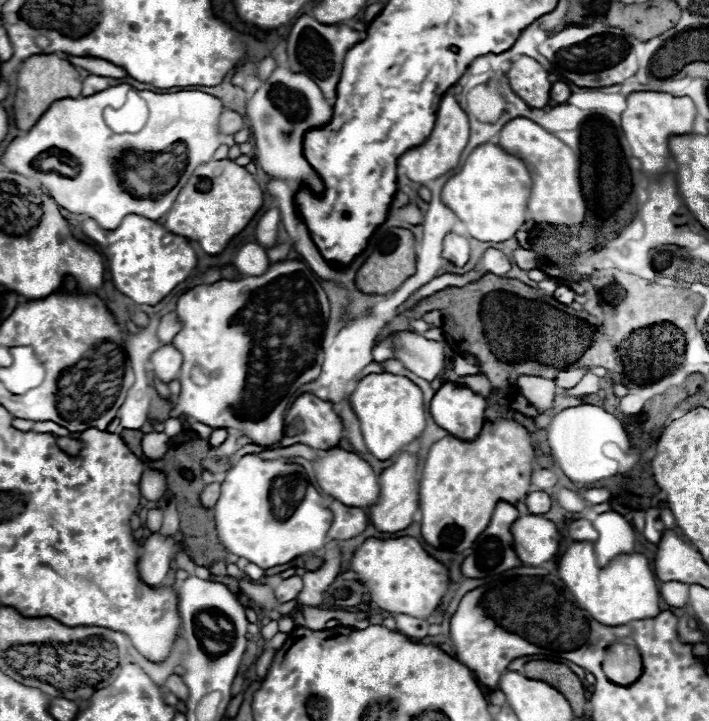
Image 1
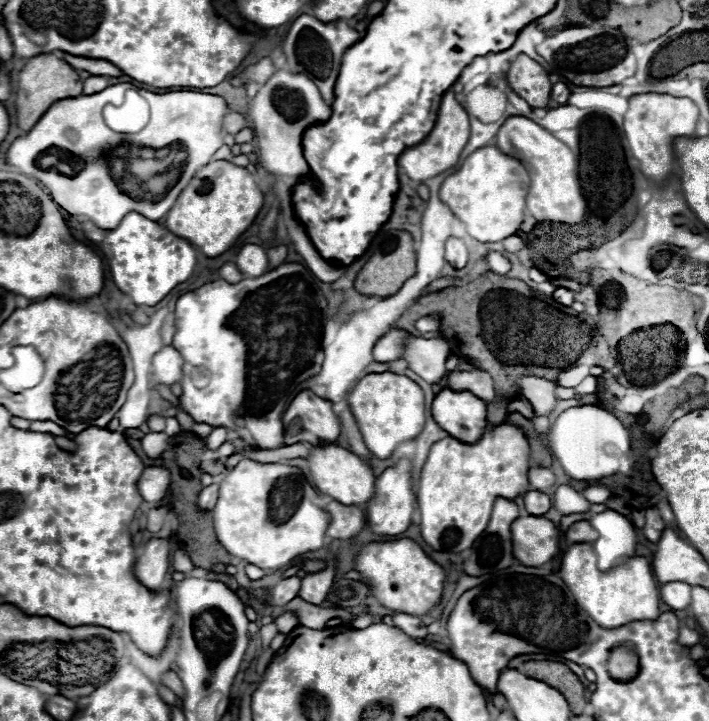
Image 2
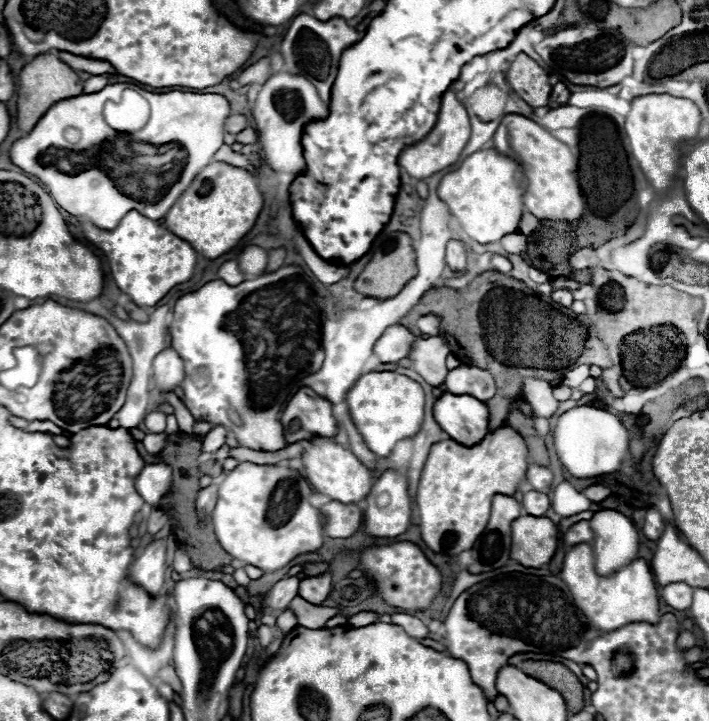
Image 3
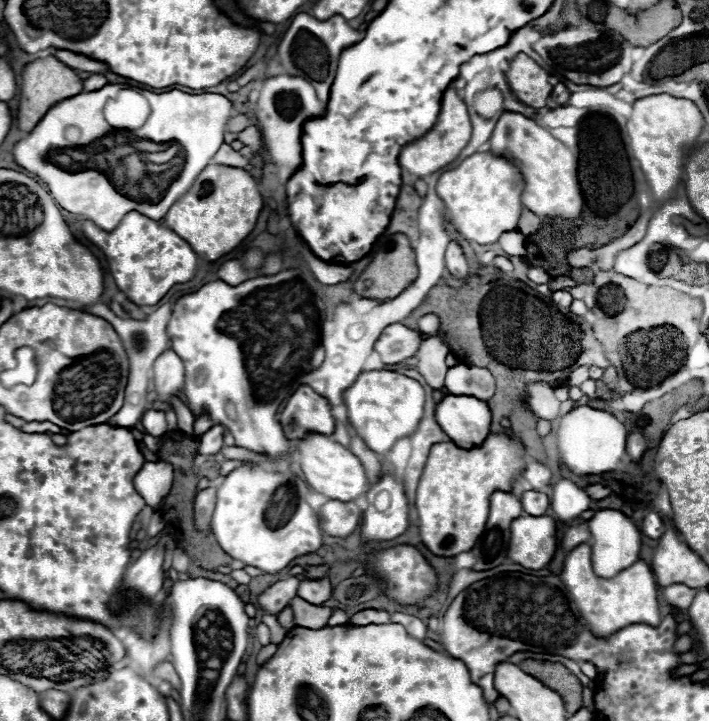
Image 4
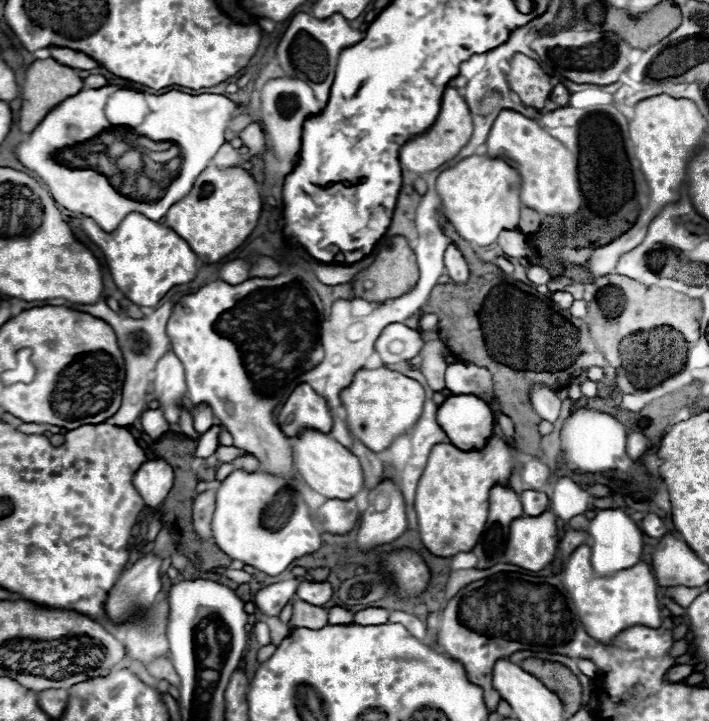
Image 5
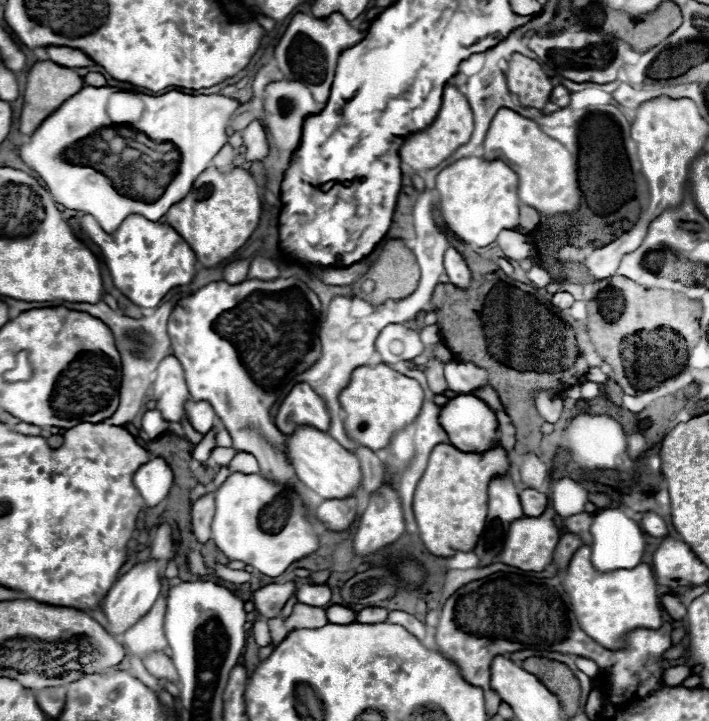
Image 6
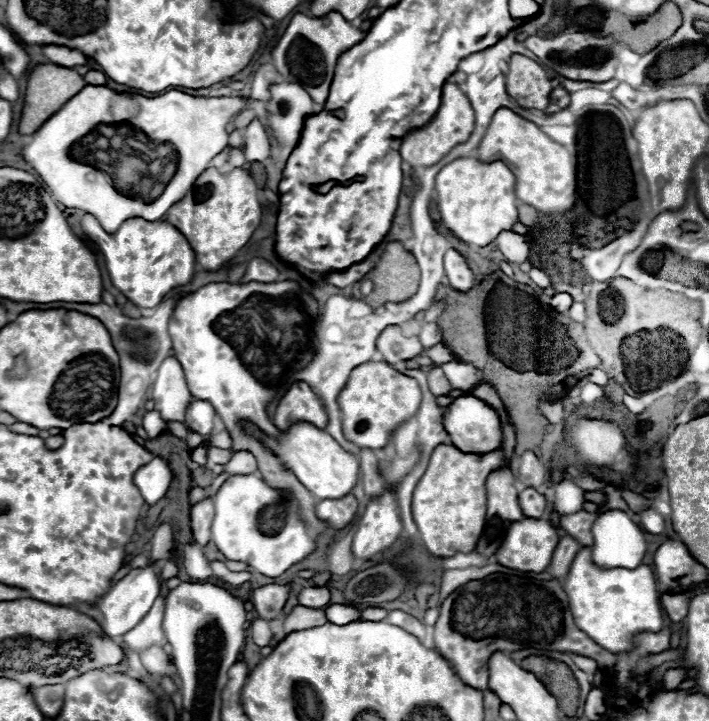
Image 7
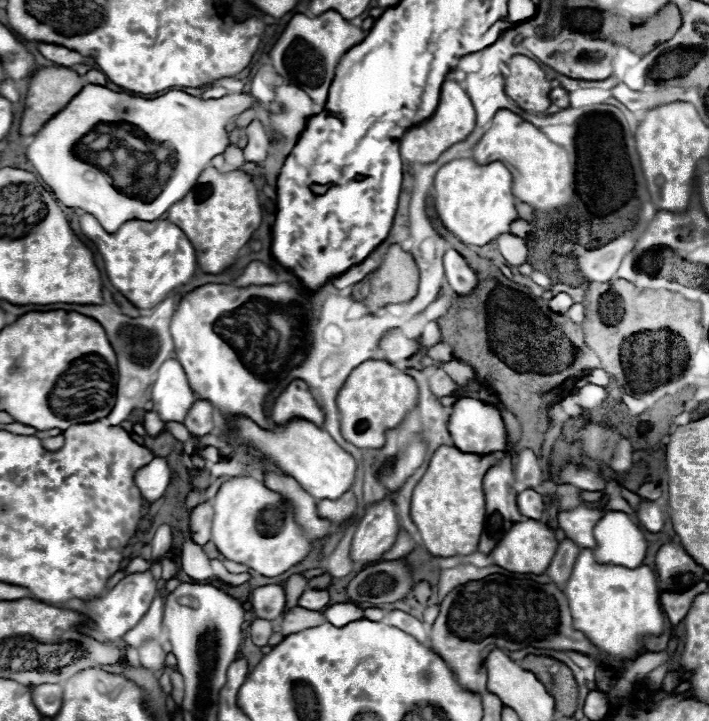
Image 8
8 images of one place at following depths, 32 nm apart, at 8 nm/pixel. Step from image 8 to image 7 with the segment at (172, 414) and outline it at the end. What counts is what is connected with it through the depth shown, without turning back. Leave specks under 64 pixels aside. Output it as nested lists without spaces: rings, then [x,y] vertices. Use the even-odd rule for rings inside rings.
[[[166,358],[160,368],[156,382],[152,384],[154,410],[160,412],[166,422],[184,422],[192,394],[186,384],[184,370],[176,358]]]

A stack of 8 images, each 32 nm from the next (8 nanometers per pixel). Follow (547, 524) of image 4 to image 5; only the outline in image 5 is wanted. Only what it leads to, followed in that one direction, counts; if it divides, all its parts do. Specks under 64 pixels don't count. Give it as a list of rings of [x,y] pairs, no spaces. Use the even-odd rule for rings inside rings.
[[[546,510],[542,516],[522,516],[510,524],[504,560],[524,570],[544,570],[554,560],[558,546],[556,516]]]

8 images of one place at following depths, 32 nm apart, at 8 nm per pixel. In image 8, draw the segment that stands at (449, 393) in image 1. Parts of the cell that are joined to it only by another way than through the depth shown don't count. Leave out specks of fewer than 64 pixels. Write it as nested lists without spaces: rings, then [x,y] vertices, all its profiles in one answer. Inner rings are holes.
[[[460,398],[454,404],[454,412],[448,422],[450,436],[454,440],[454,446],[462,452],[474,452],[474,454],[492,454],[492,452],[506,452],[506,428],[502,422],[502,416],[496,406],[486,404],[476,398]]]

